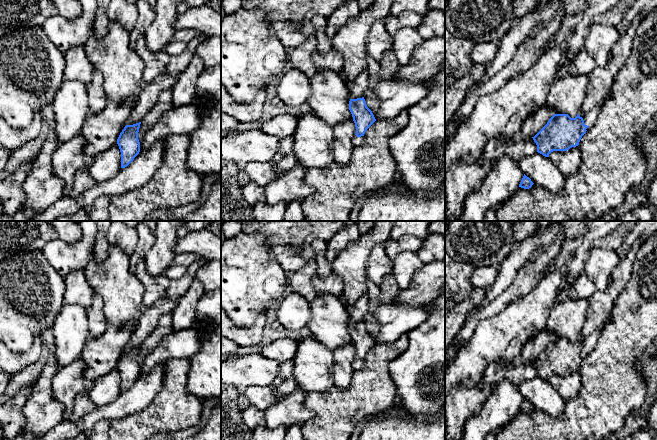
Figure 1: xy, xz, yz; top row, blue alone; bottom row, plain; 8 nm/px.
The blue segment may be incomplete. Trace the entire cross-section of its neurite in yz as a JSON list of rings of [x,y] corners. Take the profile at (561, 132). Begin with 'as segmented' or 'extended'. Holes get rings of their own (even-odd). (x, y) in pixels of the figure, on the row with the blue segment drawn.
extended; [[[603,103],[593,107],[582,118],[579,114],[571,118],[568,114],[554,114],[547,124],[532,137],[537,152],[545,157],[553,151],[567,151],[579,145],[582,136],[591,128]]]

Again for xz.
extended; [[[364,97],[350,99],[349,110],[356,127],[356,134],[352,139],[353,147],[360,146],[364,143],[365,132],[376,119],[372,111],[367,107]]]

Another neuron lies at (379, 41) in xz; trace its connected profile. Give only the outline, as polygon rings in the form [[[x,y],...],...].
[[[374,22],[368,36],[367,53],[377,61],[380,61],[384,53],[387,50],[392,50],[393,46],[393,36],[387,32],[384,22]]]

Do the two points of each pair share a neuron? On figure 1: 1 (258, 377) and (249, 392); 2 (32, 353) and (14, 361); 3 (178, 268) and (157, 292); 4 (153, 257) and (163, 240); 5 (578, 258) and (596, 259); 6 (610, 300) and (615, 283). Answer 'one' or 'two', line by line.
1: two
2: one
3: two
4: one
5: two
6: one

